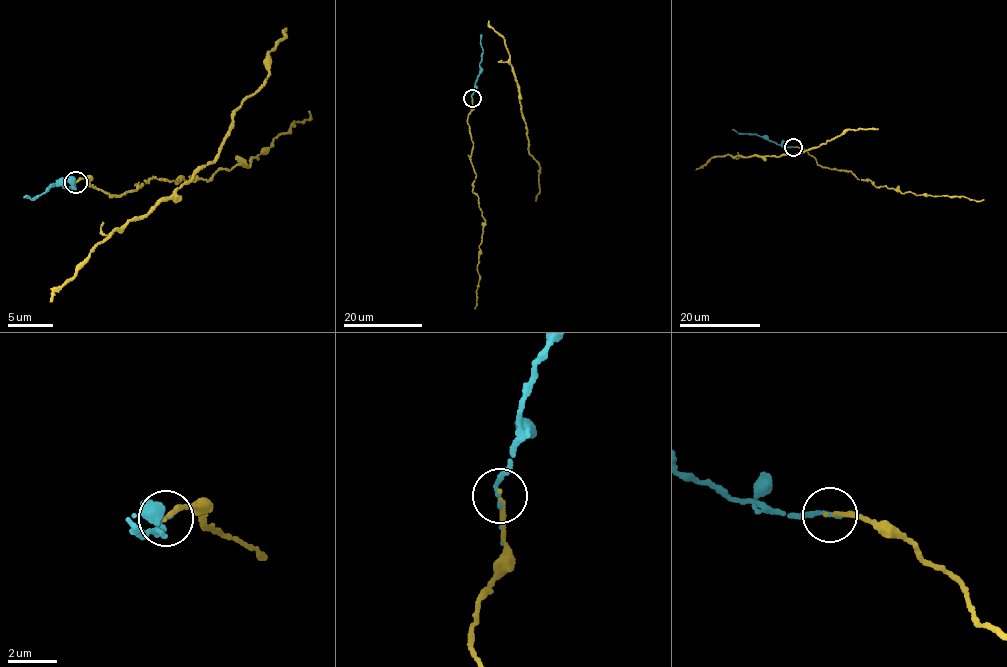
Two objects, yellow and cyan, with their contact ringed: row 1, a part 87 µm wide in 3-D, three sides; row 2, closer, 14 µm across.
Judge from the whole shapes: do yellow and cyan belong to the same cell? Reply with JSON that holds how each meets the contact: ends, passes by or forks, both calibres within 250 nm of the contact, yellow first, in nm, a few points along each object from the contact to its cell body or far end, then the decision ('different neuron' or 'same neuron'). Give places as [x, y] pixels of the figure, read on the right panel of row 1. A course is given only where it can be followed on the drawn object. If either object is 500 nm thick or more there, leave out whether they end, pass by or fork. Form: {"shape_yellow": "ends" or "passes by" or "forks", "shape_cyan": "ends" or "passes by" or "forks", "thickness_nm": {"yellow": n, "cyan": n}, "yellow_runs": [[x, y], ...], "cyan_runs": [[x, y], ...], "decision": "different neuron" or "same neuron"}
{"shape_yellow": "ends", "shape_cyan": "ends", "thickness_nm": {"yellow": 180, "cyan": 180}, "yellow_runs": [[794, 147], [803, 149], [815, 158], [818, 165], [849, 171], [874, 186], [901, 193], [983, 199]], "cyan_runs": [[794, 147], [732, 129]], "decision": "same neuron"}

